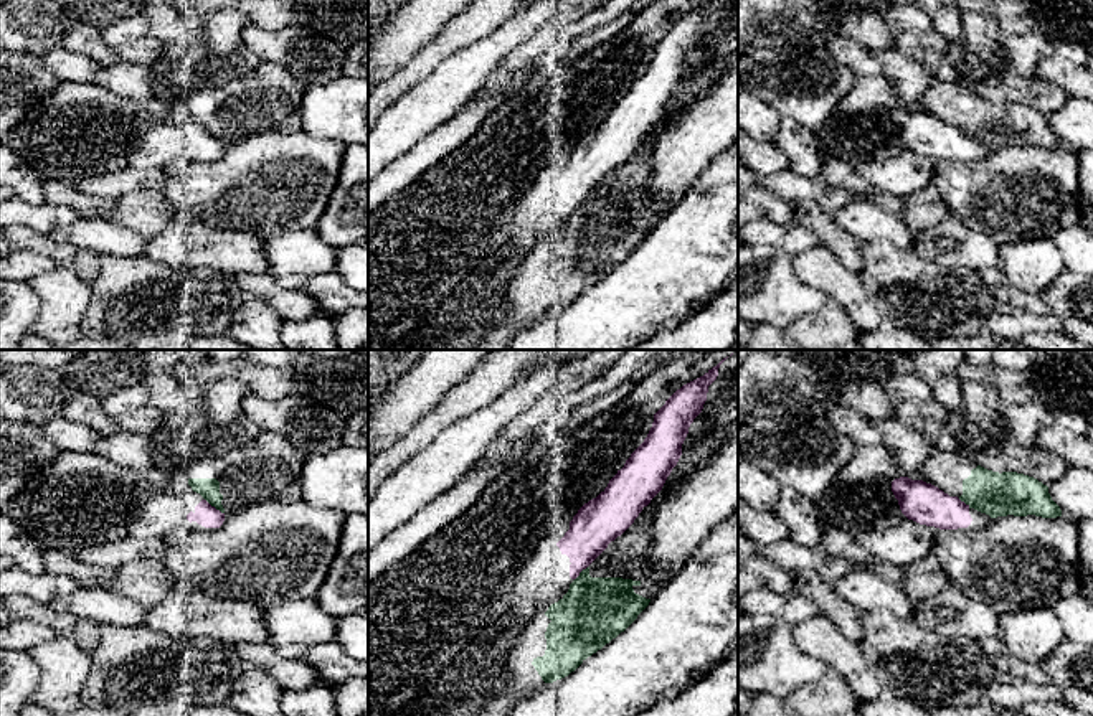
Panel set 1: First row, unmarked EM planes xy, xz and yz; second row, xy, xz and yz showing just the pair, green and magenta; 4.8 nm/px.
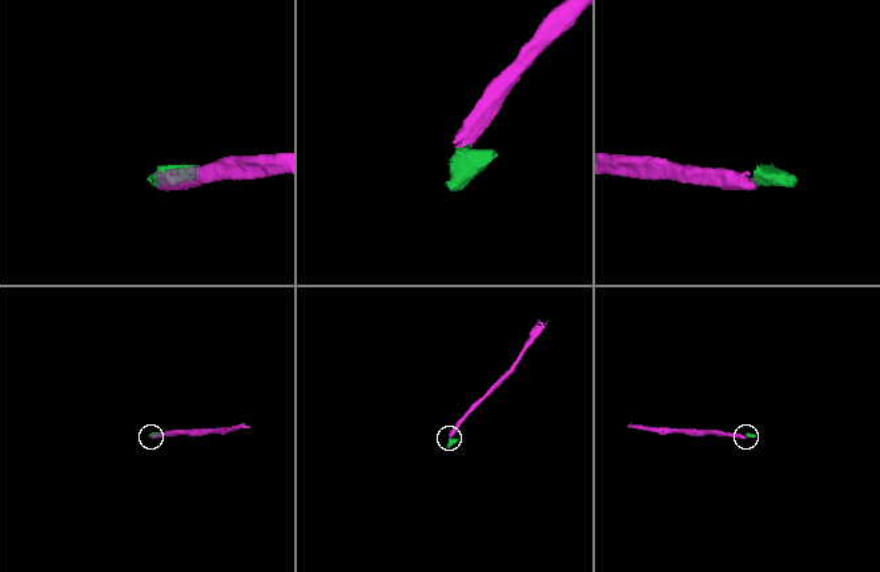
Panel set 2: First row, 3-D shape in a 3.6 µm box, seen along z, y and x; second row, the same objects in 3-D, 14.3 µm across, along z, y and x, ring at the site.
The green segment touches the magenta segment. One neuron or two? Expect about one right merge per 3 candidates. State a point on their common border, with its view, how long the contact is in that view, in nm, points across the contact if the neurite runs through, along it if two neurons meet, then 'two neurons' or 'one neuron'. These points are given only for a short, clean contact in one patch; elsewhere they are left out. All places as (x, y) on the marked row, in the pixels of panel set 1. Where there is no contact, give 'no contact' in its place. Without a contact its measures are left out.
xy (215, 507) | 120 nm | two neurons

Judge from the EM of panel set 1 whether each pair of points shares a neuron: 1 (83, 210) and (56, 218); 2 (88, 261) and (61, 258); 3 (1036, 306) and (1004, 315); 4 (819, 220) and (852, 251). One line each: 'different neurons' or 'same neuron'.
1: different neurons
2: same neuron
3: different neurons
4: same neuron

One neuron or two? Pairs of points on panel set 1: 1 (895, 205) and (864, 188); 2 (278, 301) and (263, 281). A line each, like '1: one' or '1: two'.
1: one
2: one

